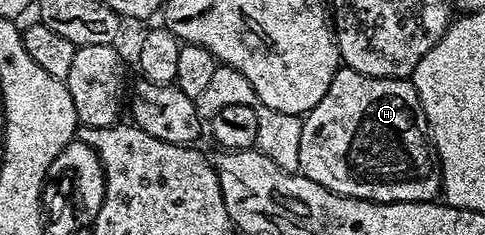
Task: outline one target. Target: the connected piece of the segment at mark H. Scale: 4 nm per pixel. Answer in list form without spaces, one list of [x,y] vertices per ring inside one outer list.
[[[345,66],[339,67],[332,78],[332,86],[328,86],[328,94],[316,102],[314,109],[305,113],[300,130],[300,162],[298,172],[312,182],[324,186],[341,196],[351,196],[357,200],[375,200],[381,204],[395,204],[396,202],[420,202],[421,200],[433,201],[442,191],[442,165],[438,162],[438,154],[426,126],[426,115],[420,106],[418,92],[413,83],[406,78],[376,78],[375,76],[362,76],[356,70]]]

